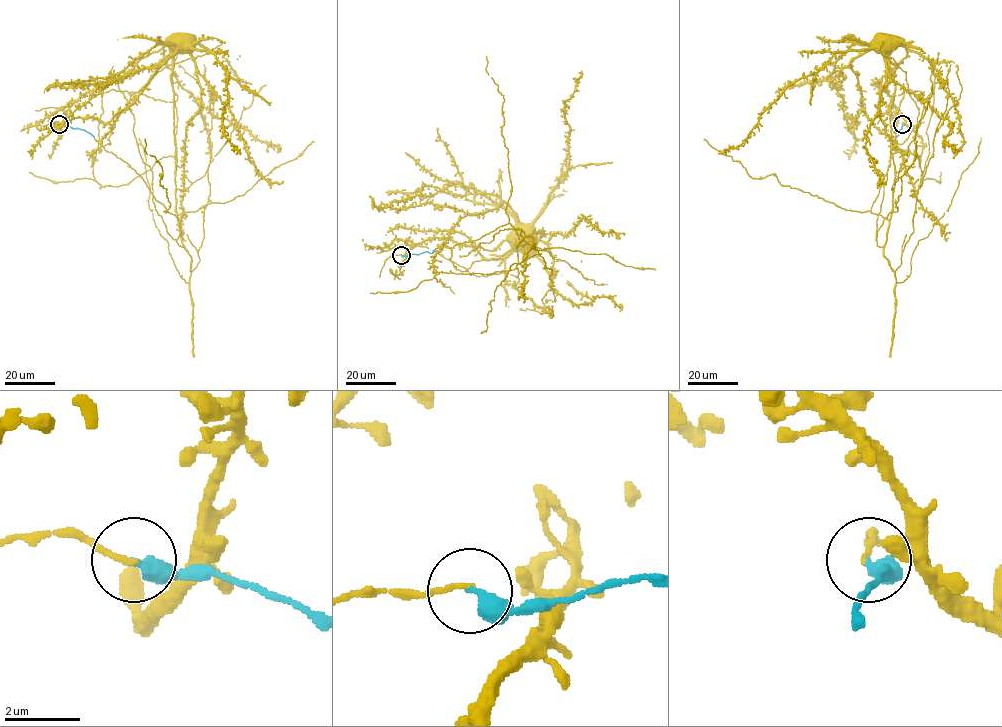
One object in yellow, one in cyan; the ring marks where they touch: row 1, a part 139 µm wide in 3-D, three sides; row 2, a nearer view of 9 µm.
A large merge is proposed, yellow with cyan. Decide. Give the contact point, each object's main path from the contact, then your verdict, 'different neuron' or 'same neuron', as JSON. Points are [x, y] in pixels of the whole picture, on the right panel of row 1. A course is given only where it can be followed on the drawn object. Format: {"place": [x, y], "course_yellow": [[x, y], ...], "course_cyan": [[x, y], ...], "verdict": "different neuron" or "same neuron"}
{"place": [902, 124], "course_yellow": [[902, 123], [885, 93], [897, 67], [888, 55], [895, 178], [884, 255], [897, 283], [949, 207], [981, 137]], "course_cyan": [[902, 123], [901, 133], [896, 137]], "verdict": "same neuron"}

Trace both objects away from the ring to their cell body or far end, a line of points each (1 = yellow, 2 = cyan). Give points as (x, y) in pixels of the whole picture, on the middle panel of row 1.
1: (401, 254), (428, 238), (493, 250), (504, 240), (516, 247), (531, 236), (527, 255), (496, 287), (480, 333)
2: (401, 254), (431, 253), (435, 248)

